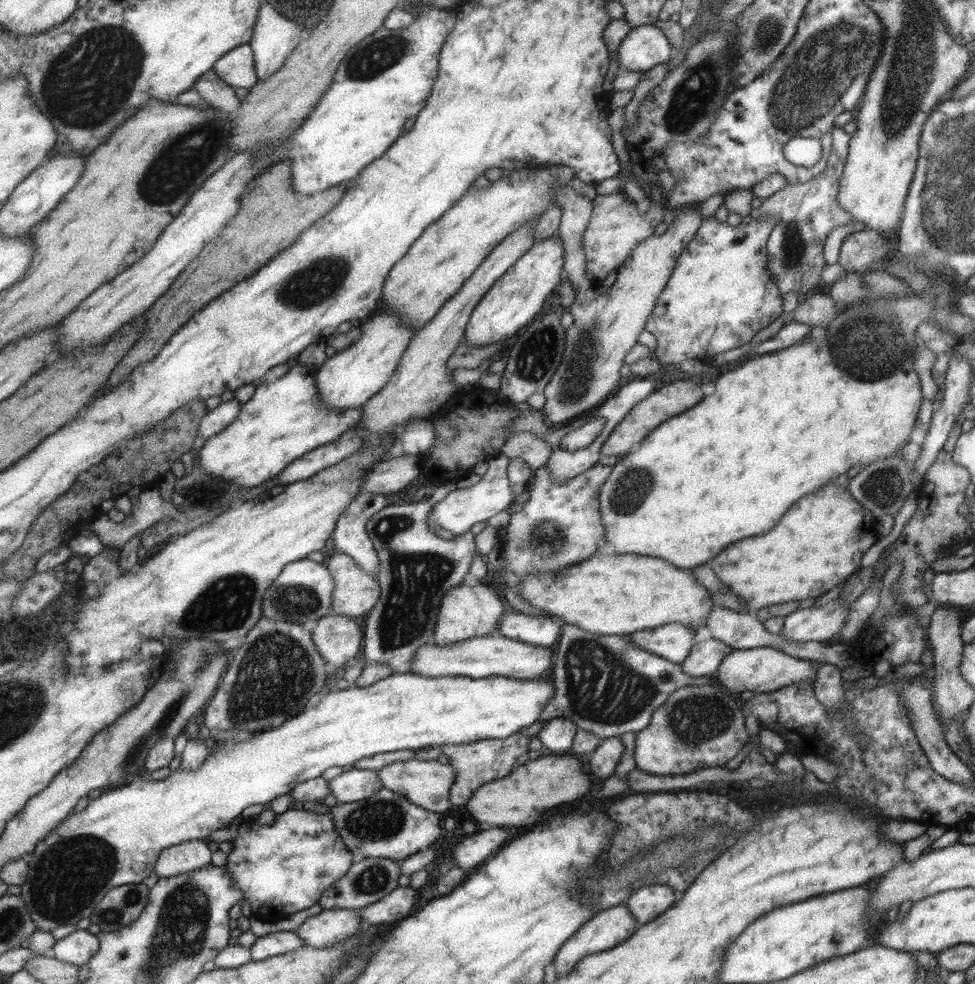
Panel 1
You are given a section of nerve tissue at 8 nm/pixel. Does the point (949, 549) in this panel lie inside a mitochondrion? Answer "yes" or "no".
no

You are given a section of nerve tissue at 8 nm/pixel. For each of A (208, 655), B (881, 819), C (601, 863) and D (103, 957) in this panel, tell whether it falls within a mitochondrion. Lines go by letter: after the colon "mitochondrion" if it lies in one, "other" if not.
A: mitochondrion
B: other
C: other
D: other

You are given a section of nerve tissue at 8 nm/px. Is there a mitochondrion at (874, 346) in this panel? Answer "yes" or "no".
yes

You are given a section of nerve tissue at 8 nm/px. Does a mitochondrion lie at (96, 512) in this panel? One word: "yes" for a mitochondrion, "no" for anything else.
no

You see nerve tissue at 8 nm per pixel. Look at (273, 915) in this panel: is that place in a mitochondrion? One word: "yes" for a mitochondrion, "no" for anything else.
no

